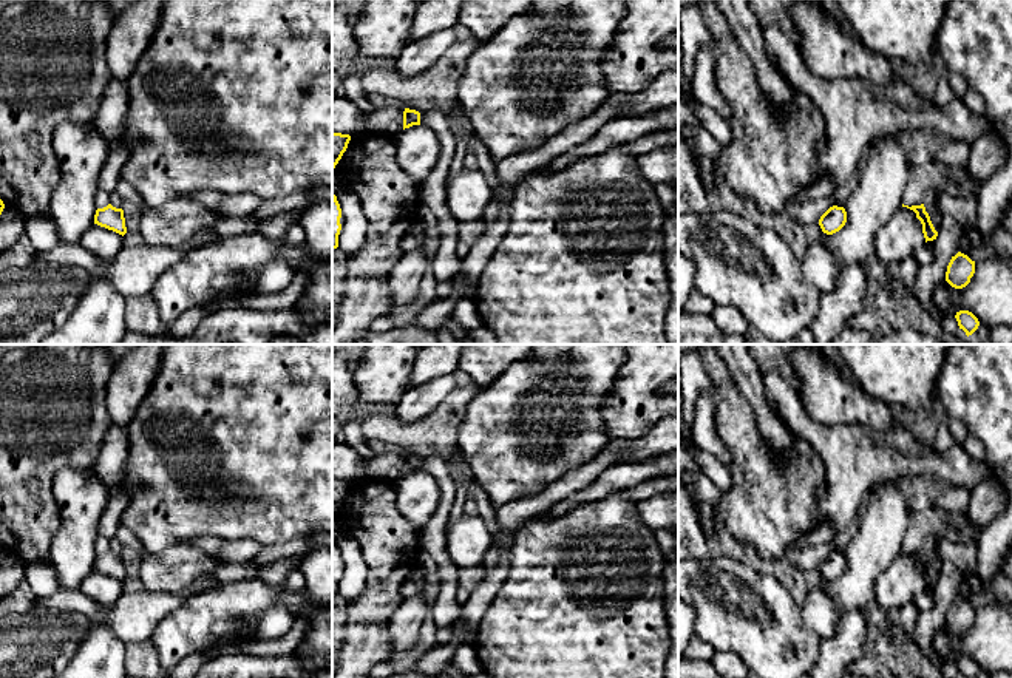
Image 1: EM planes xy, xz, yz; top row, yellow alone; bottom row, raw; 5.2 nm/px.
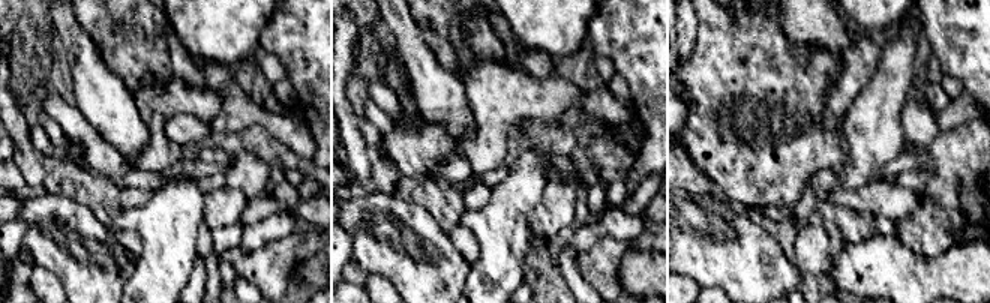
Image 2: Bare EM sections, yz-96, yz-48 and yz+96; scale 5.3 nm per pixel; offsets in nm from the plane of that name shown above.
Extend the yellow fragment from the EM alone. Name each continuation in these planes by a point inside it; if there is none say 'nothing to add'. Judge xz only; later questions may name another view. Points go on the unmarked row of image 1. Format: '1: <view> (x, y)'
nothing to add

